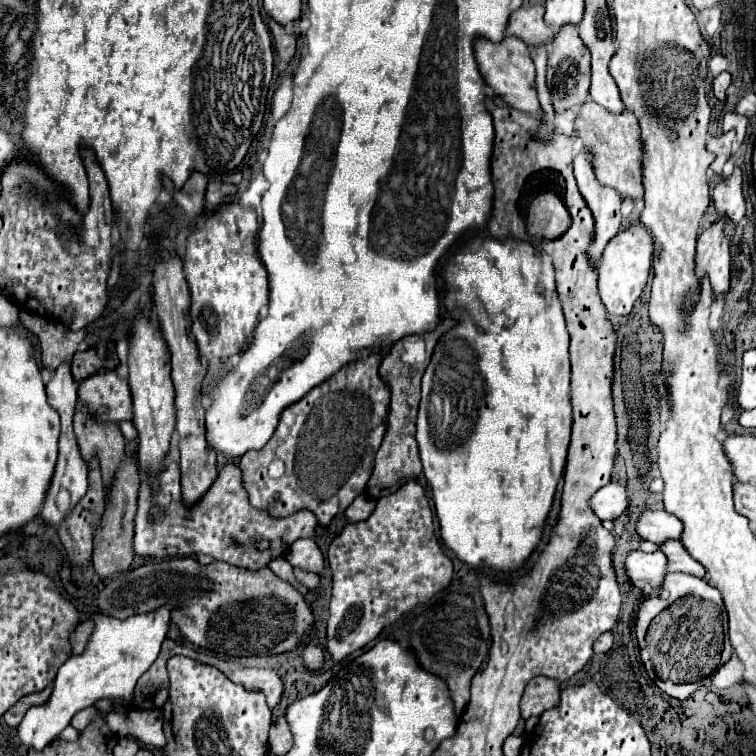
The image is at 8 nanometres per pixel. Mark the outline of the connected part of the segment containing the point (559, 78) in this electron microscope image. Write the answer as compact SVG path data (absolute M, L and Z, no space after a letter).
M567 24L557 32L547 62L547 88L551 92L555 112L565 112L579 104L585 104L585 100L589 98L589 84L591 84L589 80L591 80L591 56L577 34L577 28Z

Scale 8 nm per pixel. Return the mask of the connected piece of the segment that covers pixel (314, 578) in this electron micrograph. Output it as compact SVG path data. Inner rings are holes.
M295 568L295 576L297 576L297 580L301 582L301 584L305 584L307 588L317 588L319 586L319 582L321 582L321 576L319 574L315 574L315 572L307 572L307 570L301 570L301 568Z

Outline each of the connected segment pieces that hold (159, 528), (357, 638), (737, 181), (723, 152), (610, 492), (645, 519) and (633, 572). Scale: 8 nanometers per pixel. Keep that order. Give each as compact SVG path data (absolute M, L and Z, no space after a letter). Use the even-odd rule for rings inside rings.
M167 460L159 476L159 492L151 494L147 484L147 474L141 472L139 490L139 510L135 516L135 554L141 558L177 558L177 556L197 556L209 554L215 560L223 560L247 570L265 568L271 560L285 556L289 546L299 538L315 538L317 524L313 512L299 510L295 516L275 518L269 512L259 512L251 508L247 500L247 490L243 488L239 464L229 460L219 470L215 482L195 504L185 504L181 496L181 472L179 464ZM267 540L269 548L259 550L257 542Z
M411 480L397 492L379 498L367 520L345 524L341 534L337 534L329 546L327 562L333 572L333 596L329 604L325 648L333 662L341 662L345 656L367 646L385 626L397 622L417 604L429 602L433 596L445 592L453 580L453 562L447 554L443 554L443 548L435 538L431 508L425 490L417 480Z
M735 168L733 174L715 186L713 200L719 216L729 216L735 224L739 224L745 216L745 196L743 196L743 176L741 168Z
M731 130L709 141L707 149L710 152L715 152L715 154L717 154L717 160L711 164L711 170L713 170L713 174L721 174L721 170L723 170L723 164L725 164L725 162L727 162L731 156L732 144L735 137L736 132Z
M609 482L591 498L591 508L601 520L615 520L627 510L627 486L623 482Z
M643 510L637 522L637 534L655 544L663 544L663 540L679 540L683 524L669 512L653 512Z
M633 550L625 560L625 568L633 586L641 588L647 594L663 584L663 576L667 574L667 556L663 556L659 550L653 554Z

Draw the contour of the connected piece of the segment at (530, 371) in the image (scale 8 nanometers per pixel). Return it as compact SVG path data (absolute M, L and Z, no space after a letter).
M471 238L467 244L459 248L459 252L447 258L443 268L443 276L447 282L447 296L445 306L451 310L451 316L459 320L459 326L451 328L431 356L431 362L423 376L423 398L419 404L417 416L417 442L423 462L423 474L431 486L435 512L439 520L441 540L443 544L457 556L457 560L465 562L467 566L485 566L493 572L515 572L523 568L525 560L535 552L541 544L545 522L553 508L557 484L563 478L565 462L567 462L567 448L571 440L571 398L569 398L569 382L571 382L571 366L569 366L569 332L565 326L563 310L555 290L555 270L553 262L547 254L535 250L531 244L521 240L495 240L495 238Z

